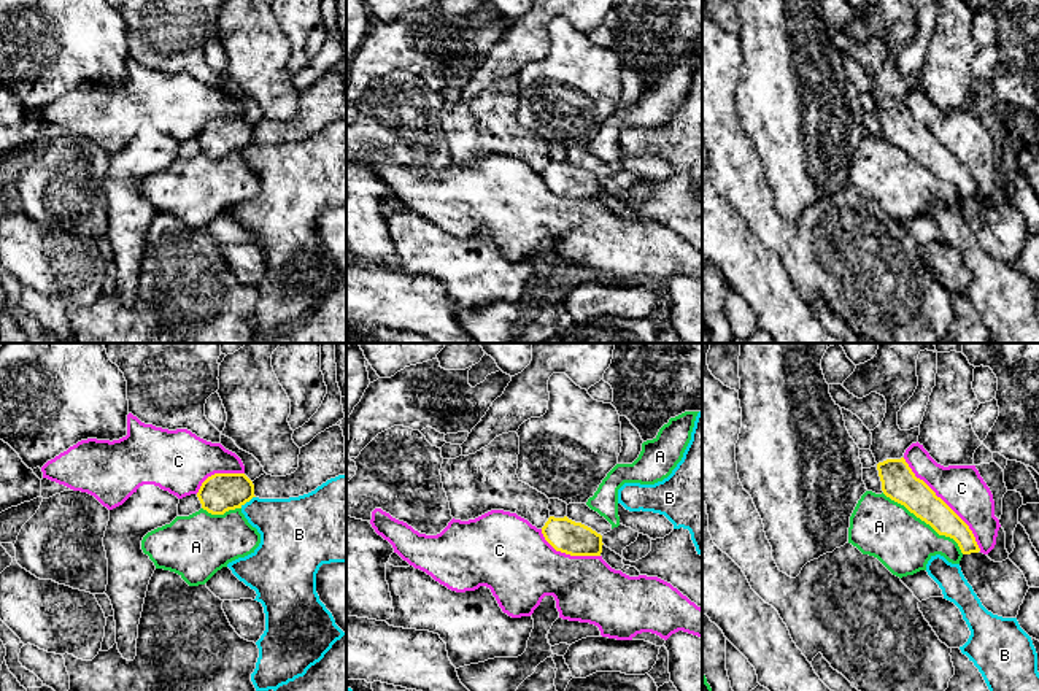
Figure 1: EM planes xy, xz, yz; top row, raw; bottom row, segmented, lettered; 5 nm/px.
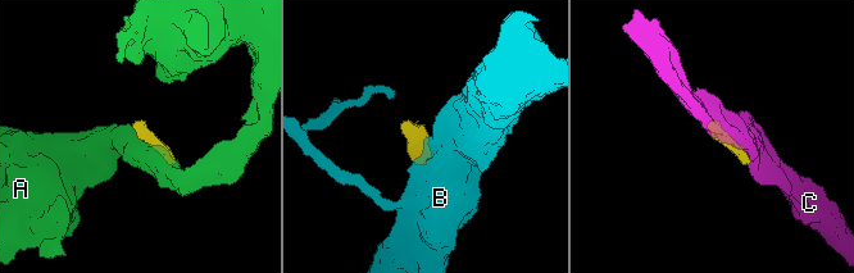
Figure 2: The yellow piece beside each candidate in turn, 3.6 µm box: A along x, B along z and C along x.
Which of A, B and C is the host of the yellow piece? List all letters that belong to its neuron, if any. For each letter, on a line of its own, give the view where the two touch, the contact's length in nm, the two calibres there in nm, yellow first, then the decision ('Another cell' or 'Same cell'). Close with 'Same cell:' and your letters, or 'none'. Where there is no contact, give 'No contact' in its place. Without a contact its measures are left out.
A: Touches yellow in yz. Shared border 500 nm. Thickness 180 nm (yellow) against 300 nm. Another cell
B: Touches yellow in xy. Shared border 100 nm. Thickness 200 nm (yellow) against 300 nm. Another cell
C: Touches yellow in yz. Shared border 600 nm. Thickness 170 nm (yellow) against 220 nm. Another cell
Same cell: none

